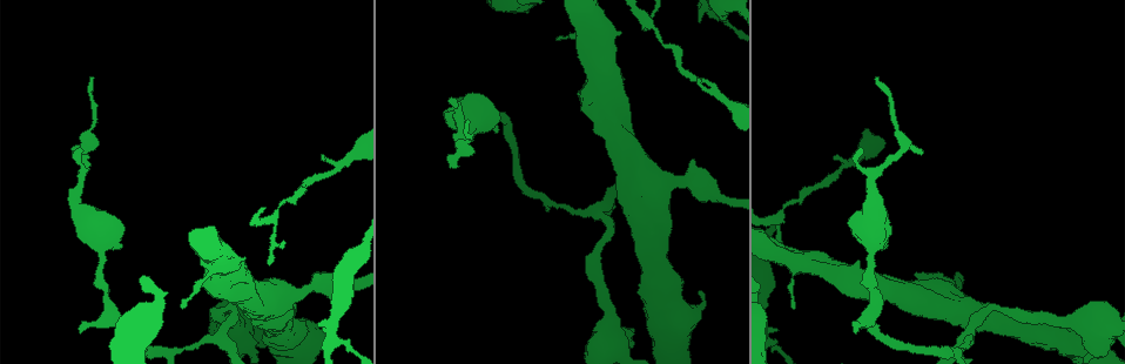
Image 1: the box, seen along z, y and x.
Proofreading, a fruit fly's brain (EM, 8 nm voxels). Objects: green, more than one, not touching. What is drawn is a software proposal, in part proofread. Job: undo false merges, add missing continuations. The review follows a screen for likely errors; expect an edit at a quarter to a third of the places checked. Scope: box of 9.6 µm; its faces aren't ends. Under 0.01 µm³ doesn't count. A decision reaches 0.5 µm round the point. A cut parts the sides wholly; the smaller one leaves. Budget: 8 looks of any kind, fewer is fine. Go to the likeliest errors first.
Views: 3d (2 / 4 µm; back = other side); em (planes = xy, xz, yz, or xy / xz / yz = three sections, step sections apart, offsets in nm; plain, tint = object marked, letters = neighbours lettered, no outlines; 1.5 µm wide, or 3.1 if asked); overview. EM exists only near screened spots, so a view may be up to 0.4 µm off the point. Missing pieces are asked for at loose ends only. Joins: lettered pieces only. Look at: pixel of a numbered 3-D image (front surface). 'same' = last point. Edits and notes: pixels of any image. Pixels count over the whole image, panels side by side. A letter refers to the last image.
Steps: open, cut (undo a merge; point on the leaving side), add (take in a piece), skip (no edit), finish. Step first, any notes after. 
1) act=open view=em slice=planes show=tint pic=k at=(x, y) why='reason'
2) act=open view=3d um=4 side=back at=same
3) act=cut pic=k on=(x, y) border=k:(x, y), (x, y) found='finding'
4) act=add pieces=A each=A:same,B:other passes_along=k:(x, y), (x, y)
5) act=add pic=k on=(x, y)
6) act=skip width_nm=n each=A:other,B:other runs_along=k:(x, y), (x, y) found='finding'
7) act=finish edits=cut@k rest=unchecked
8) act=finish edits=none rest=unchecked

act=open view=3d um=4 pic=1 at=(272, 220)

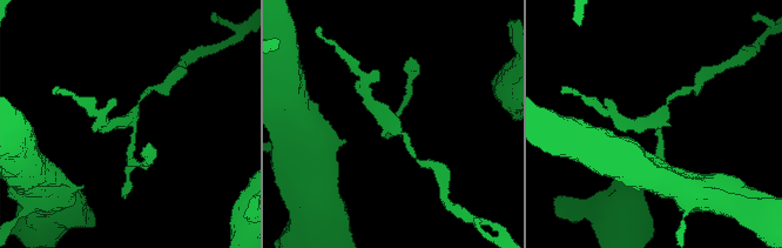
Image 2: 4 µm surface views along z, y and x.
act=open view=em slice=planes show=letters pic=2 at=(128, 119) arms=3 why='need the tissue'

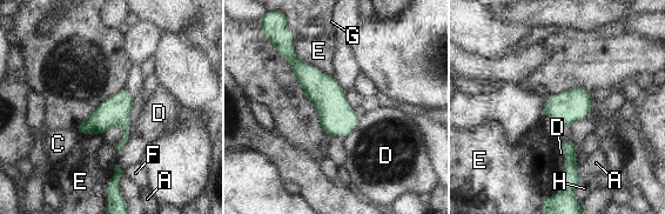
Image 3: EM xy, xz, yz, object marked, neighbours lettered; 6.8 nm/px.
act=skip each=A:other,C:other,D:other,E:other,F:other,G:other,H:other border=3:(293, 41), (300, 60), (331, 77) found='all the same neuron'

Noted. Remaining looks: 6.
act=open view=3d um=4 pic=1 at=(774, 345) why='three-way junction'

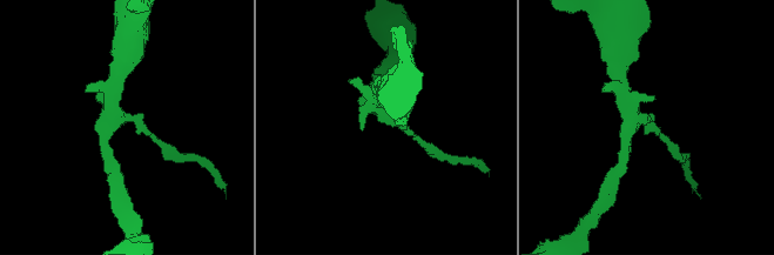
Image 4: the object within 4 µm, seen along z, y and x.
act=open view=em slice=planes show=tint pic=4 at=(648, 125)

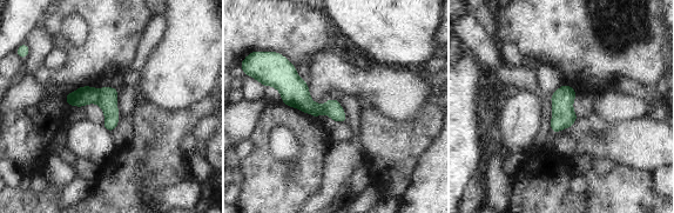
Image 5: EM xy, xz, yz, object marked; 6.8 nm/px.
act=open view=em slice=planes show=letters at=same

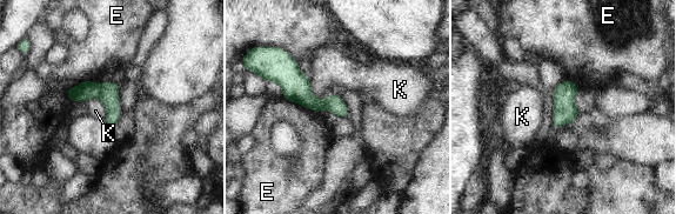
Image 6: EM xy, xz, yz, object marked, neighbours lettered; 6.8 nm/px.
act=cut pic=6 on=(109, 91) width_nm=120 longest_contact=E:260nm each=E:other,K:other found='two neurons meet here'

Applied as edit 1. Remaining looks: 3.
act=open view=em slice=yz step=4 show=tint pic=1 at=(355, 286) why='sudden change in width'

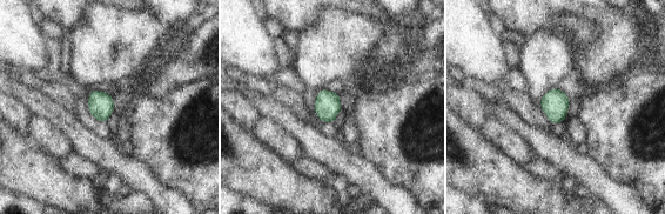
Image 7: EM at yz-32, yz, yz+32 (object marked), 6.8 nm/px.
act=open view=em slice=planes show=letters at=same

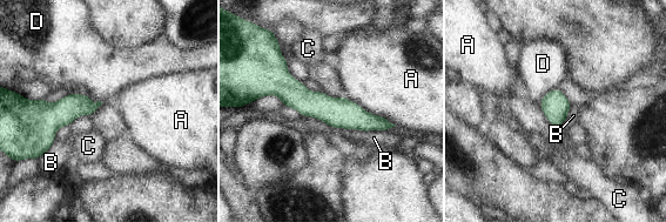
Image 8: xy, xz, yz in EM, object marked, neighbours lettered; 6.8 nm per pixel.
act=skip each=A:other,B:other,C:other,D:other found='all the same neuron'

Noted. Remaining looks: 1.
act=finish edits=cut@6 rest=unchecked

